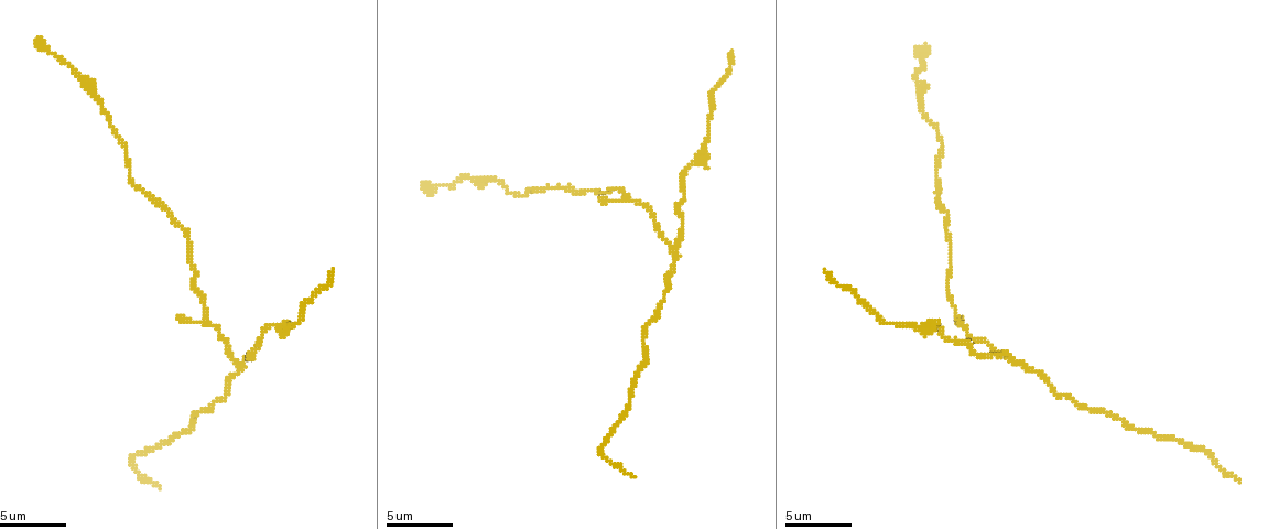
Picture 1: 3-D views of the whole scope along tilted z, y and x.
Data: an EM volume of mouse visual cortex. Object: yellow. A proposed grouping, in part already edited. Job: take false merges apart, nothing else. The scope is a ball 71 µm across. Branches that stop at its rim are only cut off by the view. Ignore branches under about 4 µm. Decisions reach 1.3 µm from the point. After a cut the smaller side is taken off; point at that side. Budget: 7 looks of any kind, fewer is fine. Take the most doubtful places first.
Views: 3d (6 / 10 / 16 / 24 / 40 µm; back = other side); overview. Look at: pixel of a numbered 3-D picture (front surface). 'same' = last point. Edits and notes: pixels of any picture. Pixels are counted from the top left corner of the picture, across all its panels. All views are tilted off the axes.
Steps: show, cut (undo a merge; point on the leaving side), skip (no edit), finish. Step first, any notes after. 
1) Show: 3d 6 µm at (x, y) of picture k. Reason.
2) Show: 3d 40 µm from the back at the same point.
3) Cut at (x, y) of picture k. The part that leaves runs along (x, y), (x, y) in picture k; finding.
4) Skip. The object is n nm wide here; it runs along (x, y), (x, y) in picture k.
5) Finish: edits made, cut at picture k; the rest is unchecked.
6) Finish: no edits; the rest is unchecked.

Show: 3d 6 µm at (672, 251) of picture 1. Three arms meet.

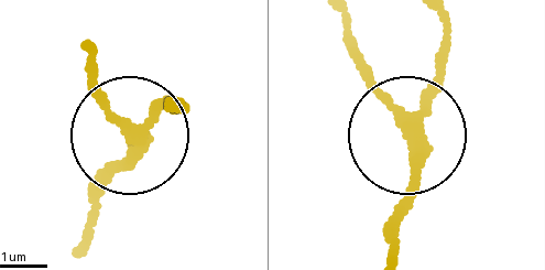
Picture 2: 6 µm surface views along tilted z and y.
Skip. The side arm is 20 µm long; it runs along (85, 51), (91, 87), (128, 129), (185, 101) in picture 2; one neuron here.

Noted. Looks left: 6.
Show: 3d 6 µm at (266, 328) of picture 1. Thick turns thin.

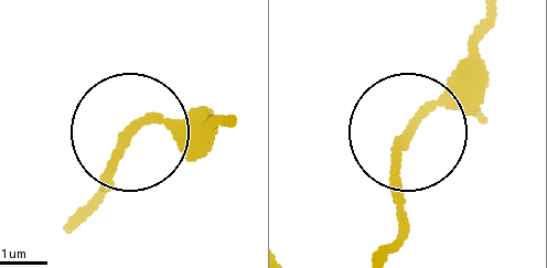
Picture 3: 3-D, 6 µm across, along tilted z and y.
Skip. It runs along (79, 225), (110, 192), (136, 126), (221, 127) in picture 3; all the same neuron.

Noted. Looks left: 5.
Show: 3d 16 µm at (952, 254) of picture 1. Sudden change in width.

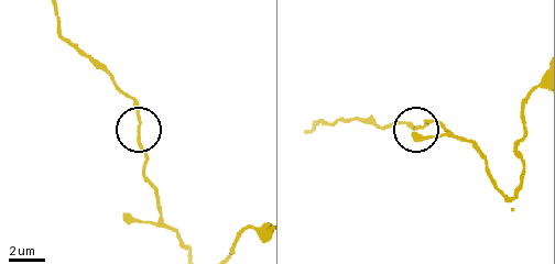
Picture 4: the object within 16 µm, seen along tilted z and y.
Skip. The object is 140 nm wide here; continuous, no second neuron.

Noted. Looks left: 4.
Finish: no edits; the rest is unchecked.

